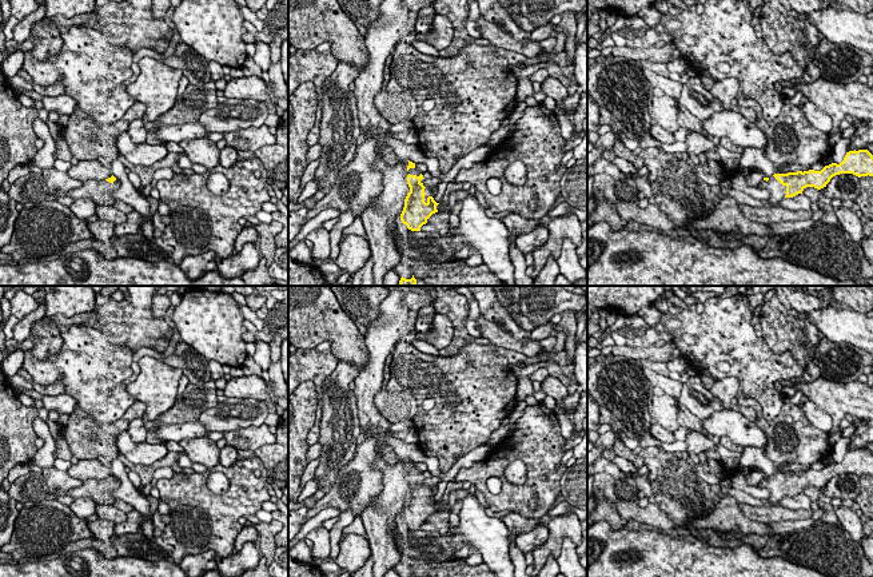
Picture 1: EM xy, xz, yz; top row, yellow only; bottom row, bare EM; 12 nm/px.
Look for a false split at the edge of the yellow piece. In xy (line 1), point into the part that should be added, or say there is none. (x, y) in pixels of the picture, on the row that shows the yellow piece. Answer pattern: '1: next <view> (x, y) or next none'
1: next xy (100, 191)

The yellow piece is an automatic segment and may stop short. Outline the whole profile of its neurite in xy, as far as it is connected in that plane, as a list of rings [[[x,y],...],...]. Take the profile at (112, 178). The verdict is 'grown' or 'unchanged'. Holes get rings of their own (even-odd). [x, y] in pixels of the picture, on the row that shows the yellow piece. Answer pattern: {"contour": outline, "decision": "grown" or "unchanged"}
{"contour": [[[112,175],[105,180],[93,180],[93,179],[85,180],[83,182],[81,187],[68,191],[67,196],[71,196],[73,199],[89,198],[97,206],[99,204],[113,206],[116,200],[113,198],[113,191],[117,190],[119,187],[120,180]]], "decision": "grown"}

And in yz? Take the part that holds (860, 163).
{"contour": [[[868,150],[849,151],[844,160],[837,164],[825,166],[821,171],[797,171],[788,174],[774,174],[764,178],[760,187],[770,192],[769,203],[780,203],[784,198],[793,198],[806,187],[821,190],[826,187],[830,179],[840,174],[853,174],[858,178],[873,176],[873,155]]], "decision": "grown"}

